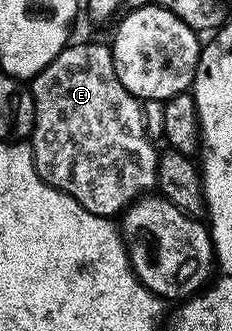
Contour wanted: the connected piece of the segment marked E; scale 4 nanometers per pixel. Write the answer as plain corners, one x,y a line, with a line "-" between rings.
69,44
45,67
38,76
31,78
30,88
34,99
34,127
30,144
32,147
32,158
36,164
36,170
42,180
50,187
70,195
82,207
86,207
88,213
93,213
99,217
116,219
123,214
137,199
151,194
156,189
156,168
160,153
152,146
153,138
147,131
144,121
144,107
139,97
130,95
126,87
122,87
122,79
118,79
118,71
114,71
114,59
111,48
104,45
75,45

